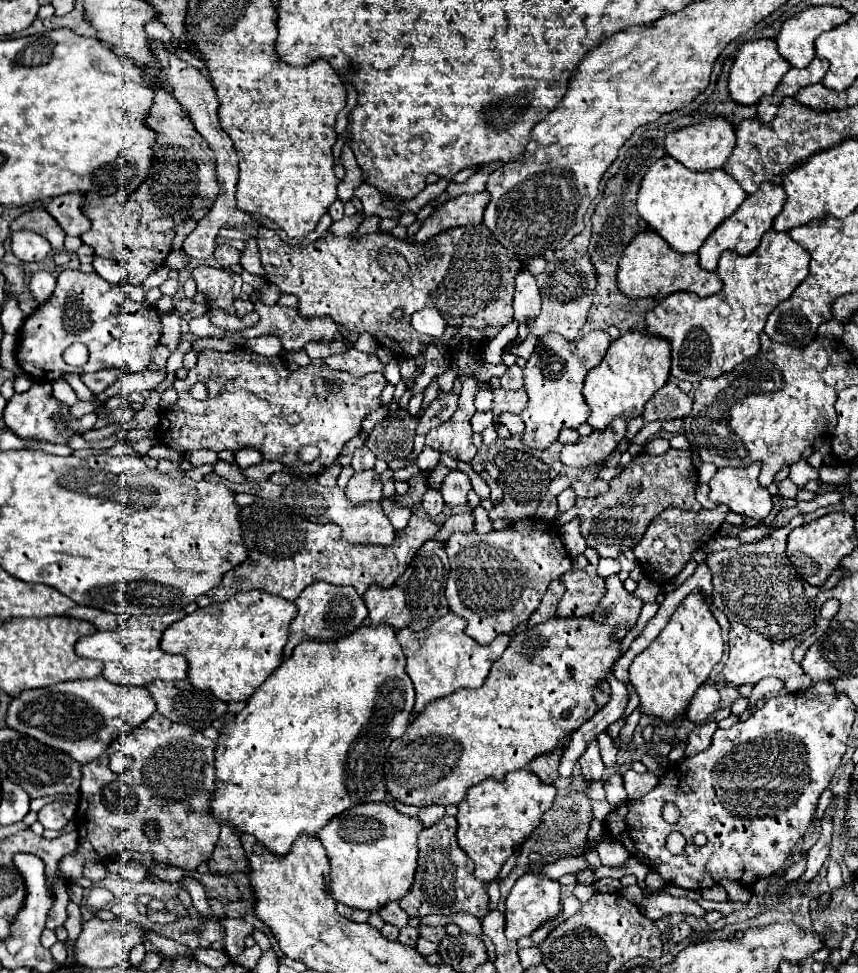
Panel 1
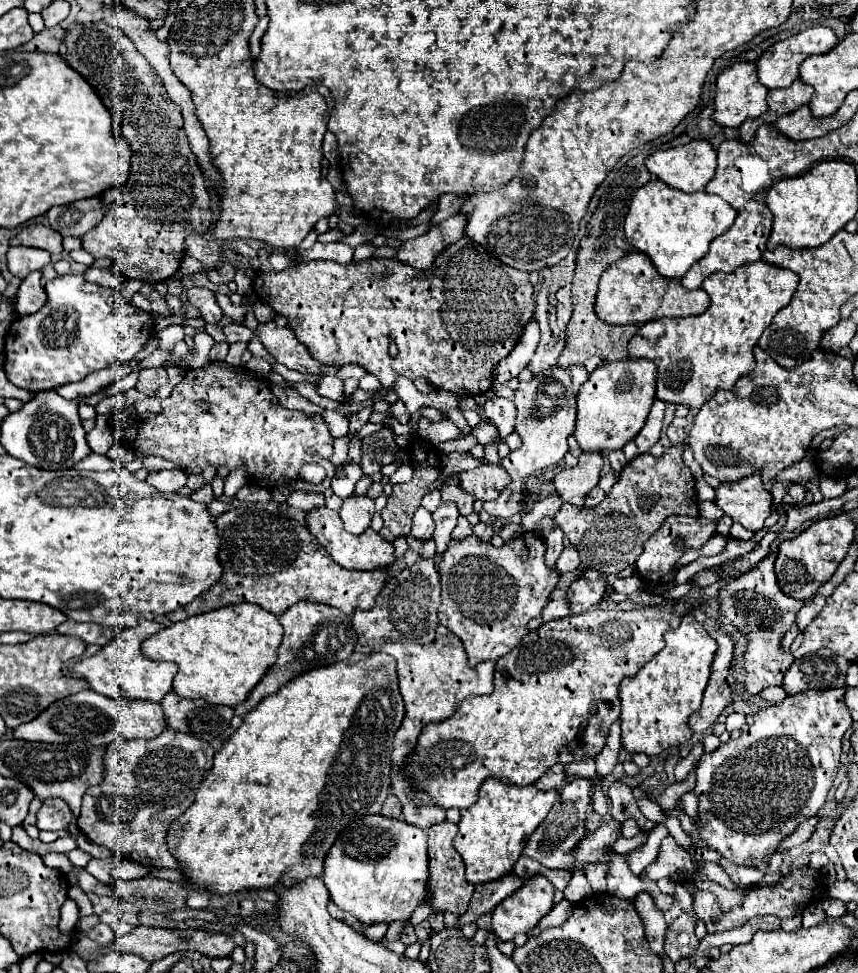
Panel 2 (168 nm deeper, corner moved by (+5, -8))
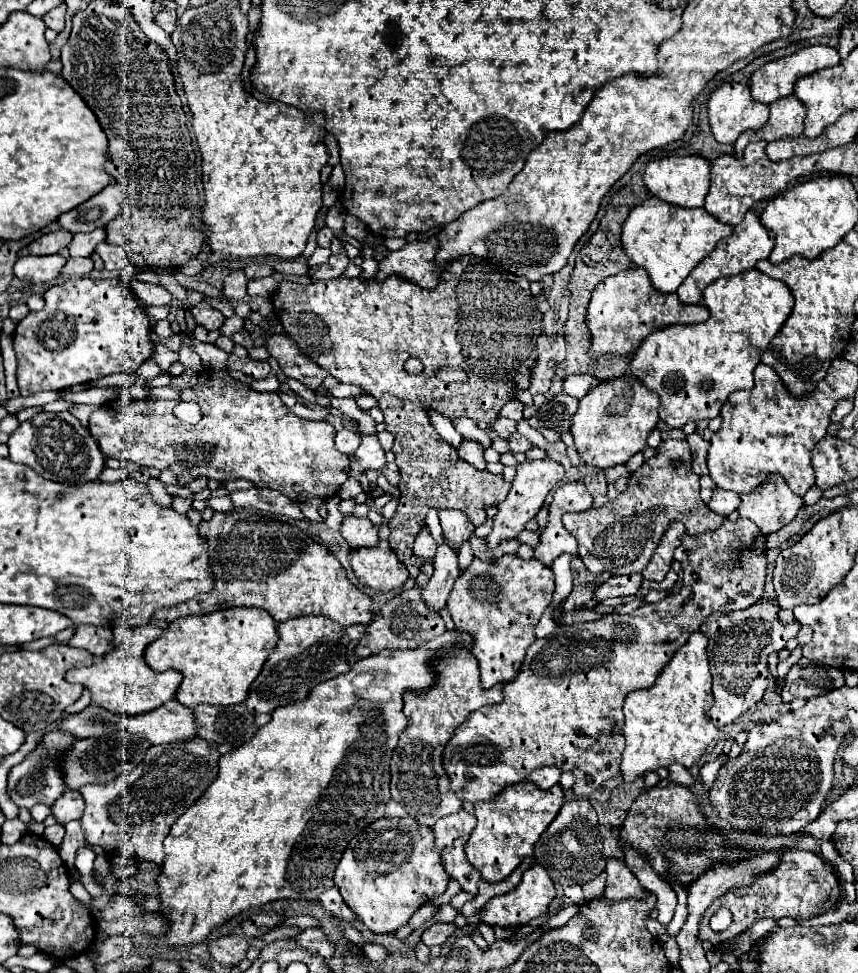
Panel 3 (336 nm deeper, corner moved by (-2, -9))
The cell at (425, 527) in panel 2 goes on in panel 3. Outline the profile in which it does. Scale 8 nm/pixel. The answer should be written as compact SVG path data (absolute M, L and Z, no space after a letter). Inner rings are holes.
M424 526L424 528L422 528L422 532L420 532L420 534L416 536L416 540L414 540L414 546L412 546L412 552L414 552L416 556L424 556L424 558L432 558L432 556L436 554L436 548L438 548L436 540L432 538L432 534L430 534L428 526Z

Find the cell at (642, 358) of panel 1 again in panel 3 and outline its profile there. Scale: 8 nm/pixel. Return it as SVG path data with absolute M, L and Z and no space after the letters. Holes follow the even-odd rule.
M620 376L594 386L582 400L572 422L572 436L576 450L586 464L608 468L624 464L636 452L646 448L648 434L658 424L658 394L642 386L636 376Z

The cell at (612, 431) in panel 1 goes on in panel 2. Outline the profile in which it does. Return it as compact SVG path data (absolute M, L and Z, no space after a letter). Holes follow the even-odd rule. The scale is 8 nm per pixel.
M581 453L579 463L573 469L563 469L553 477L555 493L559 493L563 503L583 507L587 493L599 481L601 467L603 467L601 453Z

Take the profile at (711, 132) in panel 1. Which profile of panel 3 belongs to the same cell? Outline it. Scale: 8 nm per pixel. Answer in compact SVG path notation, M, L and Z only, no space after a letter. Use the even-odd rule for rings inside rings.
M670 156L662 160L654 160L646 166L644 184L652 196L666 200L668 204L698 208L704 206L704 198L710 186L710 162L702 156Z

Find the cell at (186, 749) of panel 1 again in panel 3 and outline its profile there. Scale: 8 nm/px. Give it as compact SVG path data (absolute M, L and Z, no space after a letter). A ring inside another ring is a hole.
M196 736L170 744L150 746L142 764L118 776L110 784L92 784L82 788L86 810L82 826L90 846L100 846L108 856L130 856L162 864L166 858L164 838L174 820L184 814L202 792L216 780L220 752L208 740Z

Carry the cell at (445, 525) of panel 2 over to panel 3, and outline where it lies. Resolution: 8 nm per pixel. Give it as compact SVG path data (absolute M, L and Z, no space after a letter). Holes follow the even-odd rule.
M444 540L442 546L438 546L438 552L434 556L434 574L426 588L422 590L422 596L428 606L434 610L442 610L446 606L448 594L452 590L452 584L458 576L458 550L454 550L448 540Z

